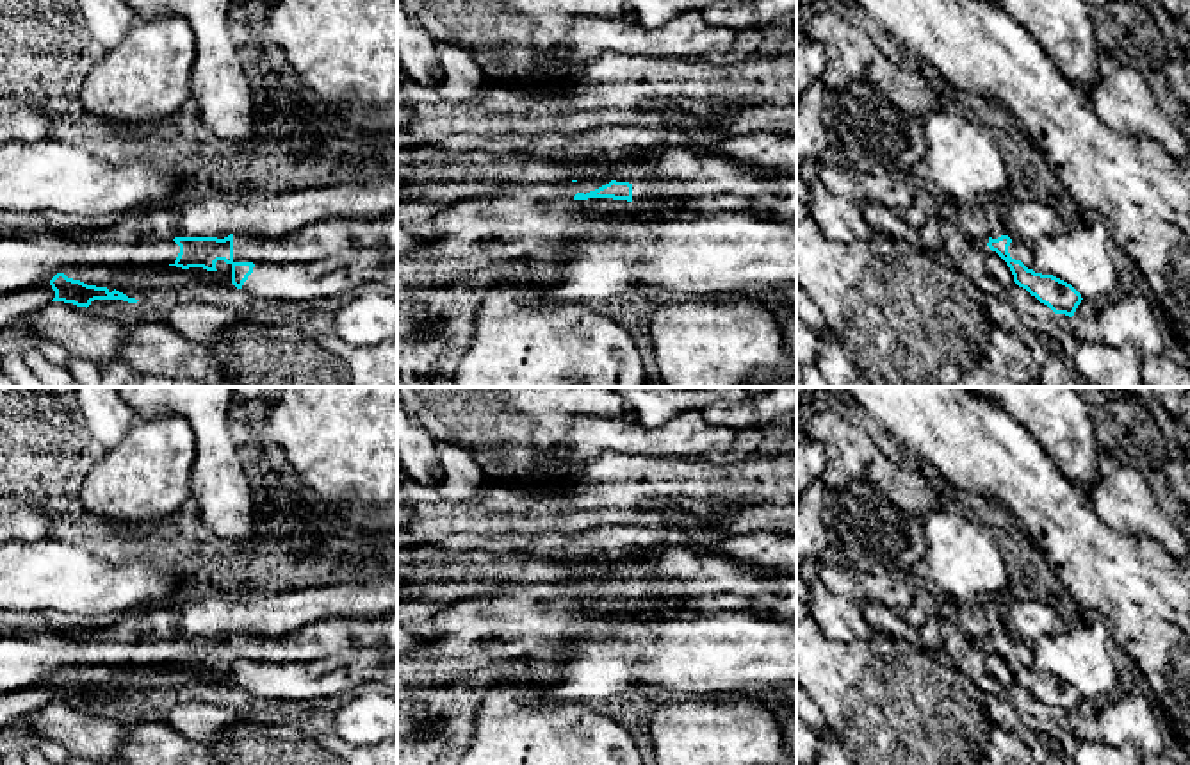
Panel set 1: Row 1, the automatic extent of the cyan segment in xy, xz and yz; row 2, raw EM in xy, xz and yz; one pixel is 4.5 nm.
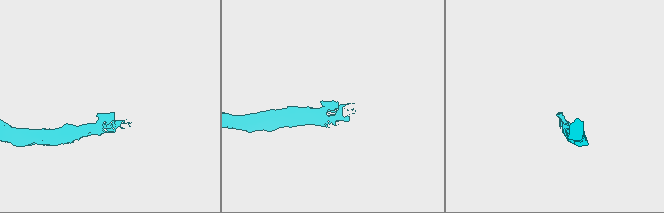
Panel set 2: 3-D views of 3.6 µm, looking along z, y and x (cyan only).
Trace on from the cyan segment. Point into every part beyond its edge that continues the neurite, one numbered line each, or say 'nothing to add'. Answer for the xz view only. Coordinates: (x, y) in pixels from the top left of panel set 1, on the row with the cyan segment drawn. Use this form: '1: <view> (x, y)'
nothing to add

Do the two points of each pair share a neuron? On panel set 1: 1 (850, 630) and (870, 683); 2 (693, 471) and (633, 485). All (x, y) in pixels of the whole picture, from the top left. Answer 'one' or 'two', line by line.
1: two
2: one

